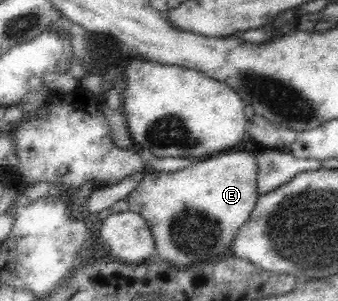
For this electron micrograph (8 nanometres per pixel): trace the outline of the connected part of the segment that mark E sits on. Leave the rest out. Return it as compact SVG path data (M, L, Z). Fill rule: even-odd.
M222 152L210 160L198 160L176 172L146 172L138 186L125 198L132 212L144 217L152 231L155 254L178 266L220 256L232 246L240 227L250 218L260 191L257 189L259 168L256 155L250 152Z

